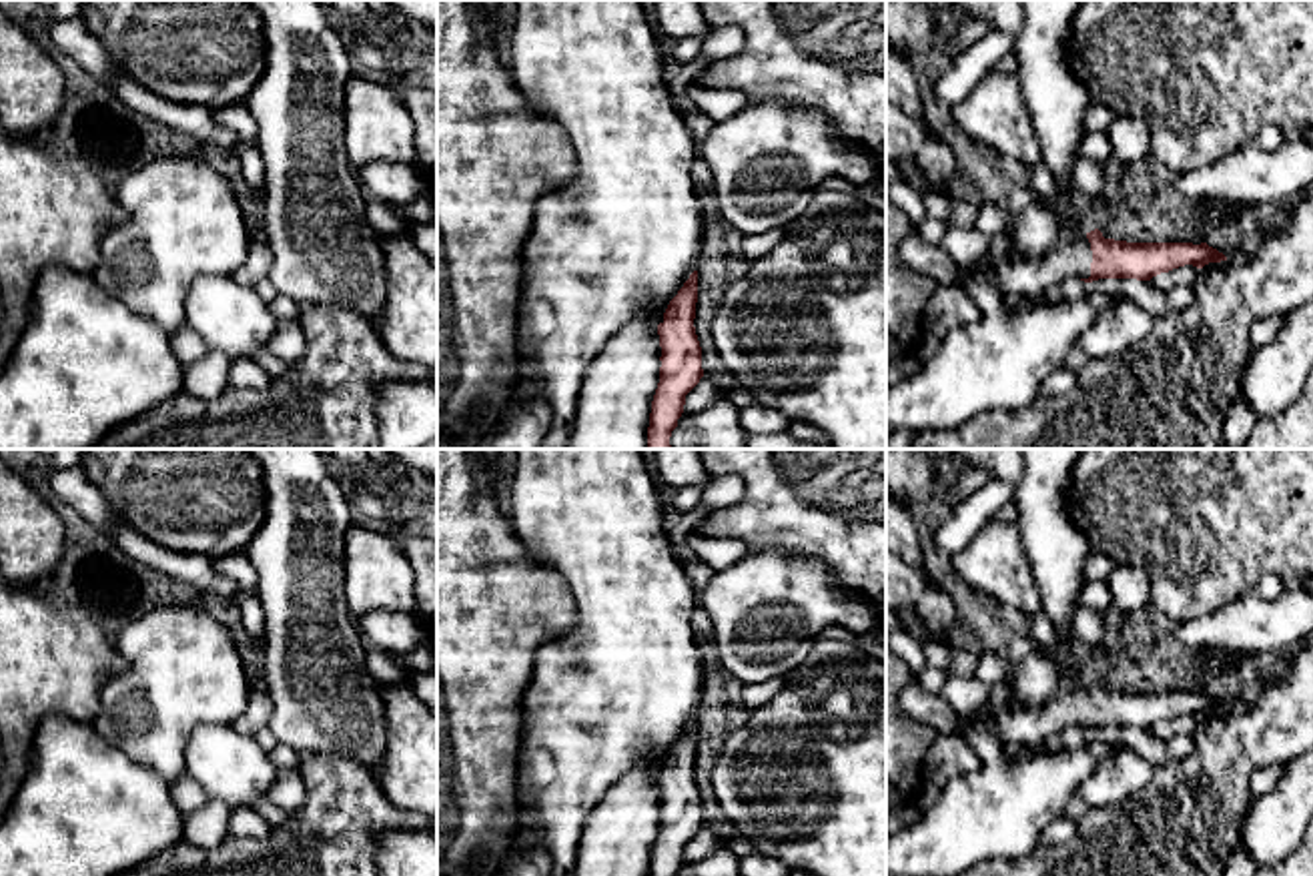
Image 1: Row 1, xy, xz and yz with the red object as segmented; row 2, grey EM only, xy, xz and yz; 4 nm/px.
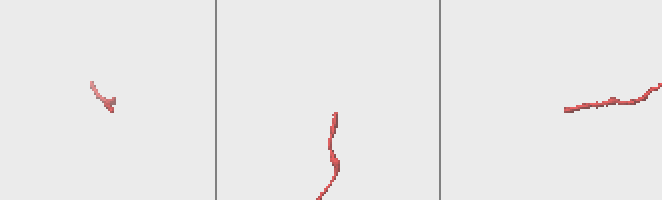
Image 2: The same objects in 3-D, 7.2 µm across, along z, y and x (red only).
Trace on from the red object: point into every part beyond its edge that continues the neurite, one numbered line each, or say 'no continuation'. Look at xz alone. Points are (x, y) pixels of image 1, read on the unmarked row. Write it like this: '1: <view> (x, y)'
no continuation

